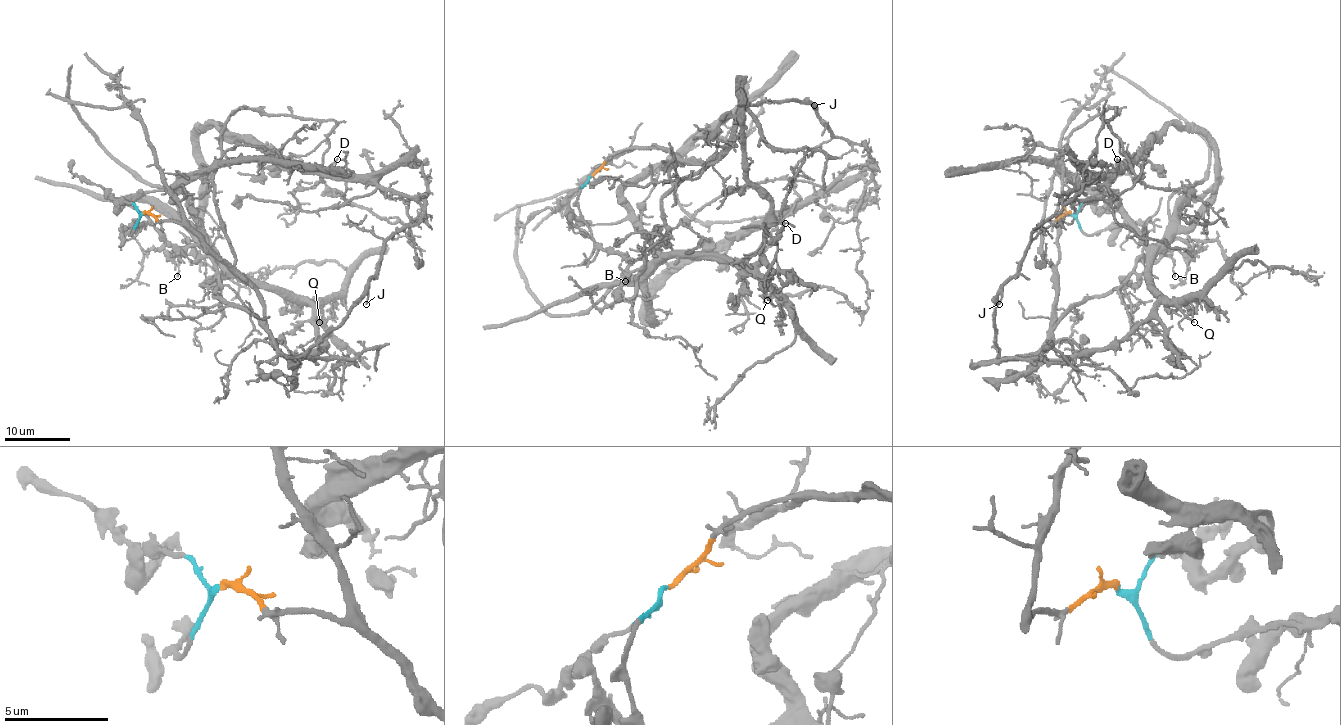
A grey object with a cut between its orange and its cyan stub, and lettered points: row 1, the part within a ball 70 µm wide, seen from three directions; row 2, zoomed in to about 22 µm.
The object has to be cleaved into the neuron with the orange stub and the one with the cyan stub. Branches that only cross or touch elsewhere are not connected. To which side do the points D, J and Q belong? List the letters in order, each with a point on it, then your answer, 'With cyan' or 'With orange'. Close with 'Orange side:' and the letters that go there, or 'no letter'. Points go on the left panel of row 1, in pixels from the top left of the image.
D: Place: (337, 159). With cyan
J: Place: (366, 304). With orange
Q: Place: (319, 322). With cyan
Orange side: J

